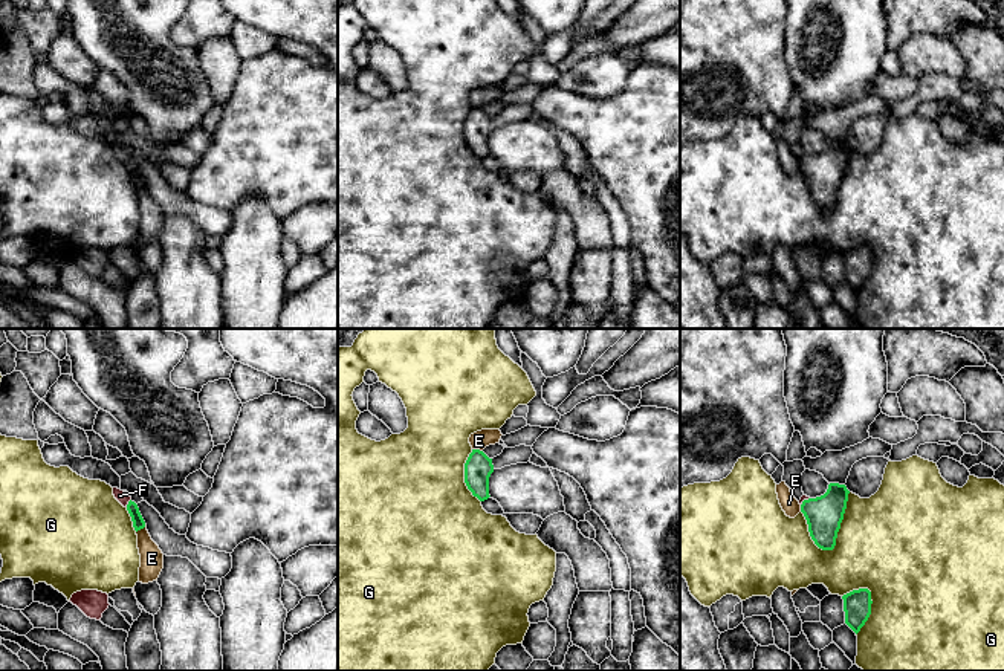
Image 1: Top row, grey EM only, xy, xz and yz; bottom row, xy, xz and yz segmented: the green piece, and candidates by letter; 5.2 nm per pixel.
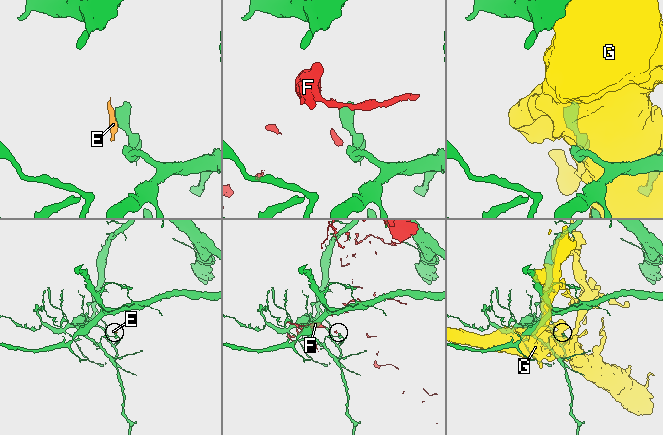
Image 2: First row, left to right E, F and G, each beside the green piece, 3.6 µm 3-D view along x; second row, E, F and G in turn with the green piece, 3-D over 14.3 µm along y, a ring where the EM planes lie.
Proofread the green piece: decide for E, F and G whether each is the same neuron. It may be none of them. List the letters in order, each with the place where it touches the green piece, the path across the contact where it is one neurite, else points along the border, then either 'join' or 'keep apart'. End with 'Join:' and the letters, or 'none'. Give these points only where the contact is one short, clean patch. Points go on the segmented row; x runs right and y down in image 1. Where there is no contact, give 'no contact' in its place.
E: contact xy (141, 528); border xy (145, 525), (136, 532); keep apart
F: contact xy (129, 503); keep apart
G: contact yz (839, 528); keep apart
Join: none

